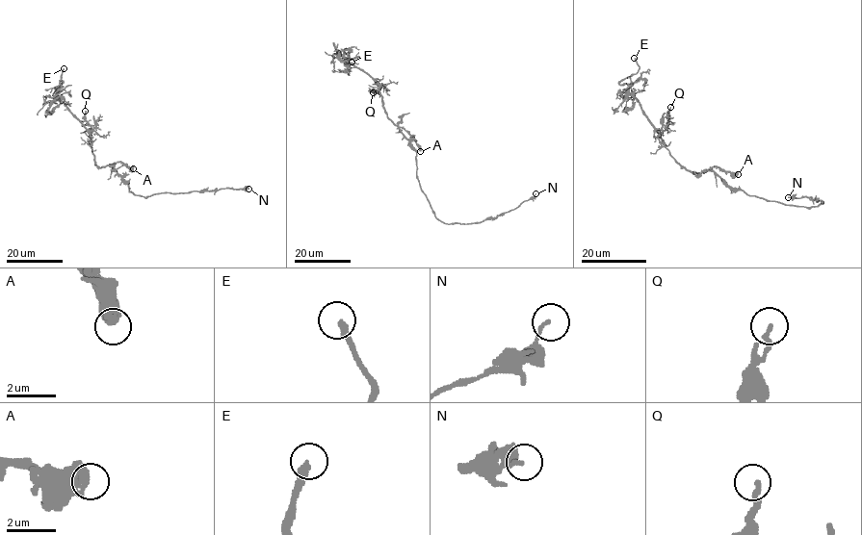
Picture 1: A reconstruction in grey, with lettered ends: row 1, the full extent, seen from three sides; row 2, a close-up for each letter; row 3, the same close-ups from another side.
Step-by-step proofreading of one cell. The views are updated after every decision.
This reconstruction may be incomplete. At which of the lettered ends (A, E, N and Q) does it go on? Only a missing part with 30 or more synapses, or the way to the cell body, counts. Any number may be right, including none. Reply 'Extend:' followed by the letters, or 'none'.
Extend: E

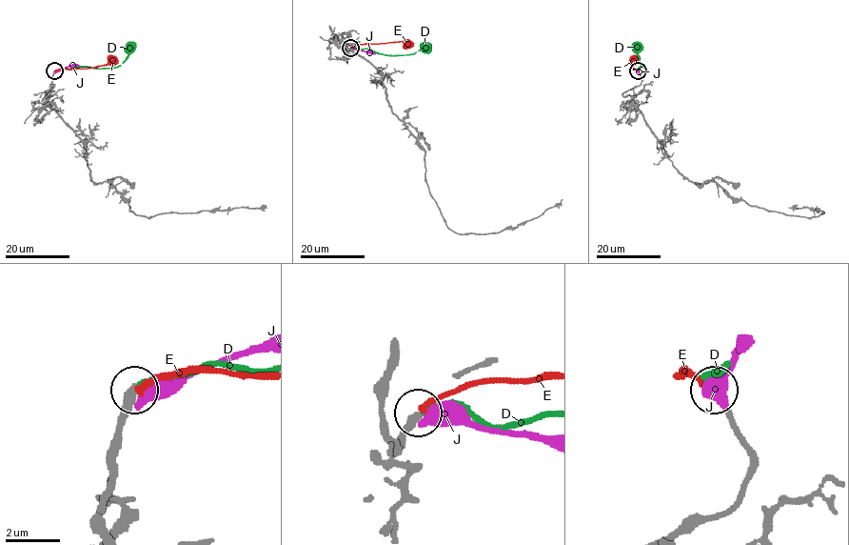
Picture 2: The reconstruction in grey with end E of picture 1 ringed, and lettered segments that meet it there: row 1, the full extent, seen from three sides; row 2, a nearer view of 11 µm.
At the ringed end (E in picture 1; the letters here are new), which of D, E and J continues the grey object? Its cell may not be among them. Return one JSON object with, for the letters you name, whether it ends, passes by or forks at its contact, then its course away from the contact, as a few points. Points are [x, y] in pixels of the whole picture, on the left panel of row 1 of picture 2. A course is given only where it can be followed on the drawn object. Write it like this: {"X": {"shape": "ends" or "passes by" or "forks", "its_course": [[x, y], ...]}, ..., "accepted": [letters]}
{"D": {"shape": "ends", "its_course": [[54, 70], [63, 68], [118, 67], [130, 49]]}, "accepted": ["D"]}

